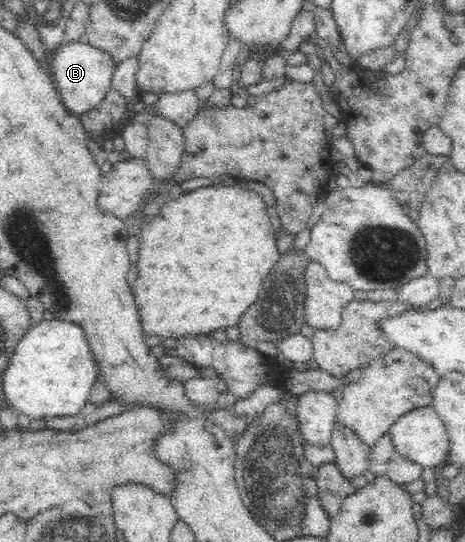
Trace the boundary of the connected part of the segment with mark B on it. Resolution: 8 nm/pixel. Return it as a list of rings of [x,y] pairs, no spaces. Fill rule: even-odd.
[[[67,39],[50,56],[50,74],[61,101],[70,114],[81,115],[103,102],[111,89],[111,80],[116,64],[105,50],[91,46],[82,40]]]

